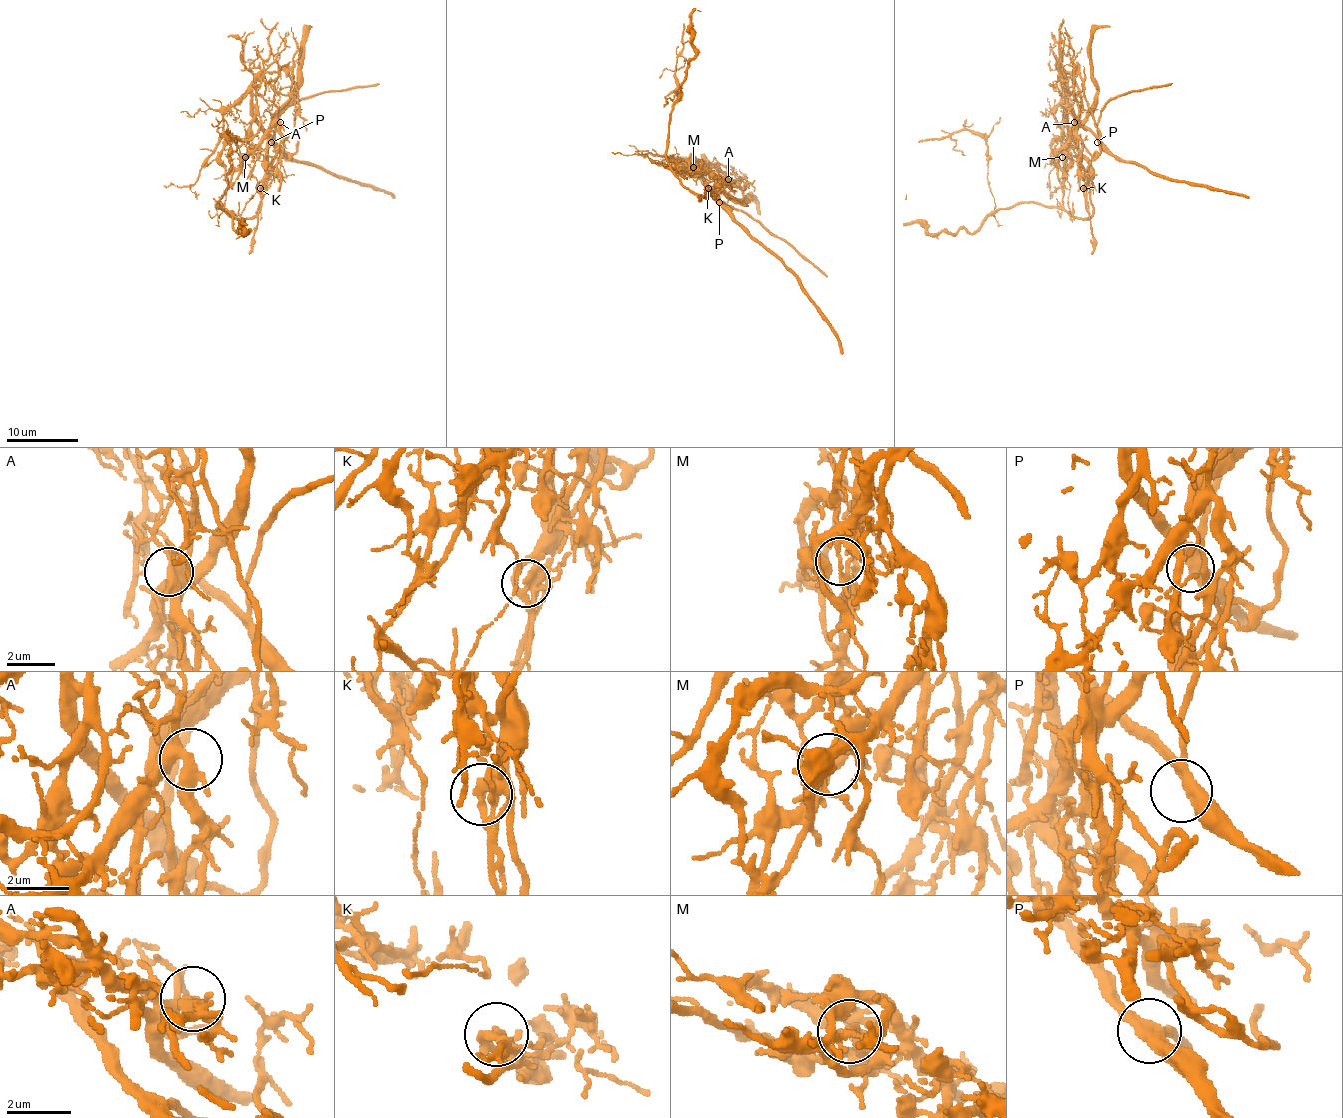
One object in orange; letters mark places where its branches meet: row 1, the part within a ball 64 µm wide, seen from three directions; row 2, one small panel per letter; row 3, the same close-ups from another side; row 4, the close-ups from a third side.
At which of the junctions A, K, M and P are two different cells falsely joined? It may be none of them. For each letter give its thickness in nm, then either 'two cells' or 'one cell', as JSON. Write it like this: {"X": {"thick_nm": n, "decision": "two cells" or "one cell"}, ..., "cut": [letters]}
{"A": {"thick_nm": 360, "decision": "one cell"}, "K": {"thick_nm": 280, "decision": "two cells"}, "M": {"thick_nm": 110, "decision": "two cells"}, "P": {"thick_nm": 400, "decision": "one cell"}, "cut": ["K", "M"]}

